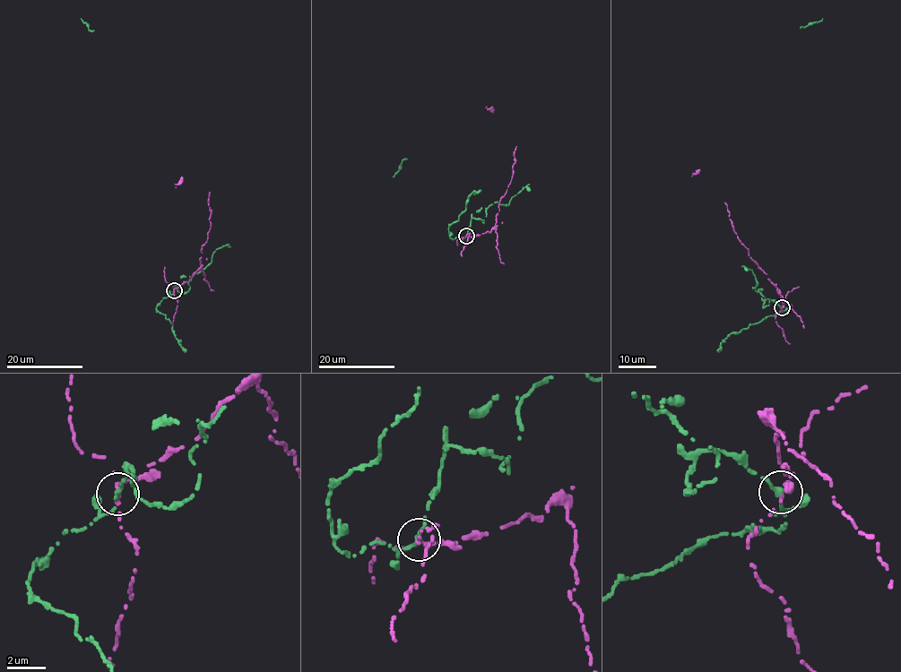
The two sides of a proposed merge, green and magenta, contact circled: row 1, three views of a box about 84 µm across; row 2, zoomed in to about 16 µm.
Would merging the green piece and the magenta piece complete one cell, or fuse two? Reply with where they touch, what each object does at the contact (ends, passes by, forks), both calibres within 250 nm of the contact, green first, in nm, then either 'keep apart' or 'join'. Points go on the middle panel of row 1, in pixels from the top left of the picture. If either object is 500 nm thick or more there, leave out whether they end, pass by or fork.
place (466, 236); green passes by; magenta passes by; calibres 190 and 170 nm; keep apart

